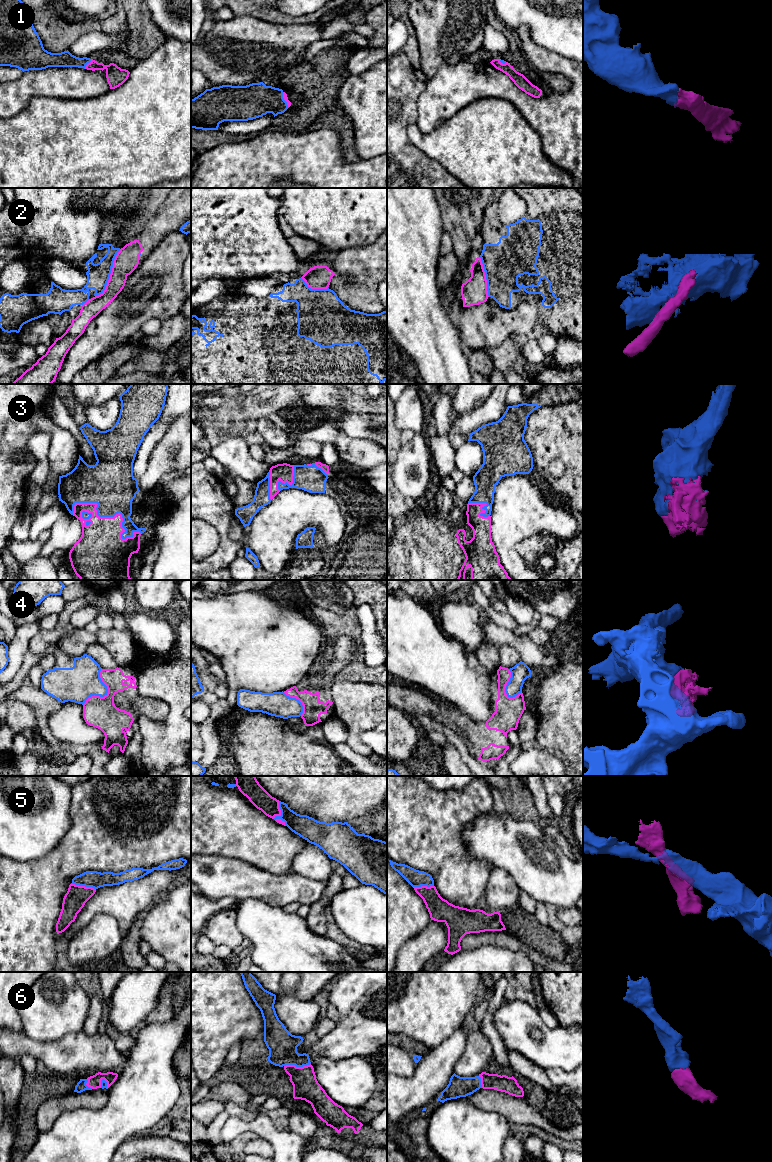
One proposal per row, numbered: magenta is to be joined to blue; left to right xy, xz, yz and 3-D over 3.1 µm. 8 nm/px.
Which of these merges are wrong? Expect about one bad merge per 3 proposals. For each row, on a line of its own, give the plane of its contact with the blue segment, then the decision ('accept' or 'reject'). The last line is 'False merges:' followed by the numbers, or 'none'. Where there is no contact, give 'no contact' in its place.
1: contact in xy; accept
2: contact in xy; reject
3: contact in xy; accept
4: contact in xy; reject
5: contact in xz; reject
6: contact in xz; accept
False merges: 2, 4, 5

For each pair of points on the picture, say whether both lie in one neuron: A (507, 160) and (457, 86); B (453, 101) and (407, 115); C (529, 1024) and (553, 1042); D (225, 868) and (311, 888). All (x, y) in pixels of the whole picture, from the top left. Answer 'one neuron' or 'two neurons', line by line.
A: two neurons
B: two neurons
C: one neuron
D: one neuron

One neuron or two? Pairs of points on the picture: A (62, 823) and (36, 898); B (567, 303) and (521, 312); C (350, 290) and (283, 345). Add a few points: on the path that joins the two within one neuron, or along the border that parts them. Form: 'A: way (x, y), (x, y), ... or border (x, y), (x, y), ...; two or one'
A: border (69, 828), (61, 840), (47, 853), (34, 859); two
B: border (513, 309), (522, 301), (531, 303), (538, 323); two
C: border (328, 287), (345, 305), (359, 311); two

